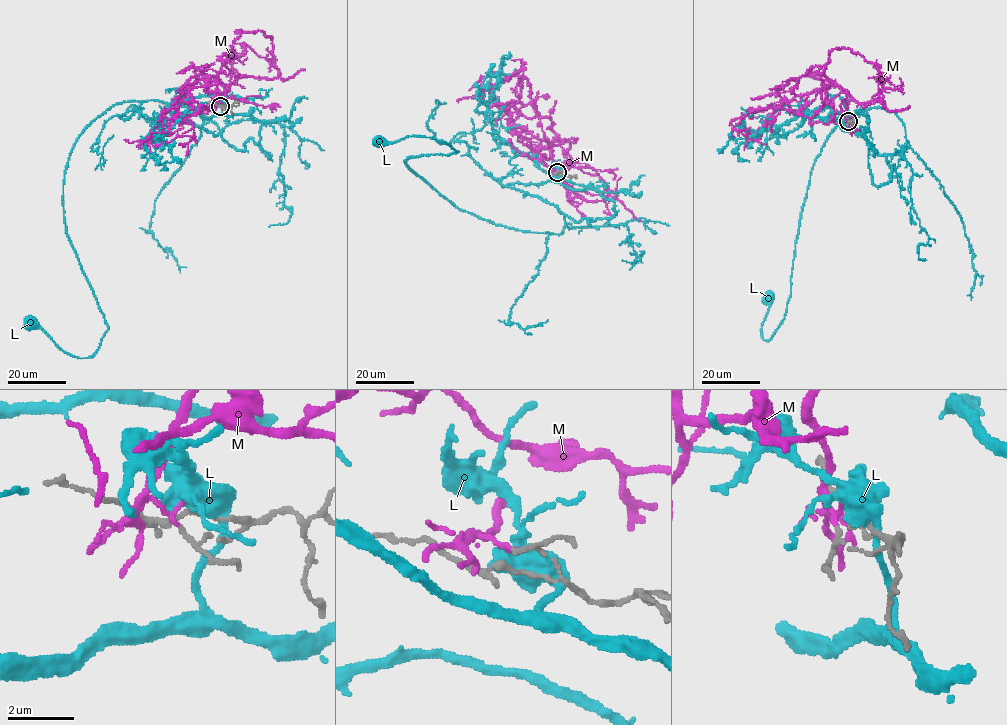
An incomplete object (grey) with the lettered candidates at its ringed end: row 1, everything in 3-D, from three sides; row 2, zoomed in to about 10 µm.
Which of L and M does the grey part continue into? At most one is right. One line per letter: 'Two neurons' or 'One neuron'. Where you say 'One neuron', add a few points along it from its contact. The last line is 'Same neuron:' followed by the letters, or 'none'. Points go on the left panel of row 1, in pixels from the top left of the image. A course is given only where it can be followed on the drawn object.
L: Two neurons
M: One neuron. Its course: (220, 105), (217, 101), (224, 87), (204, 73), (164, 111), (160, 117), (193, 124), (192, 139), (185, 146)
Same neuron: M

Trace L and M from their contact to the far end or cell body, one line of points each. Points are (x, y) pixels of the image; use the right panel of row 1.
L: (849, 120), (872, 182), (896, 175), (895, 112), (869, 107), (830, 133), (767, 340), (770, 299)
M: (847, 121), (850, 96), (831, 83), (731, 122), (748, 138), (765, 143)

